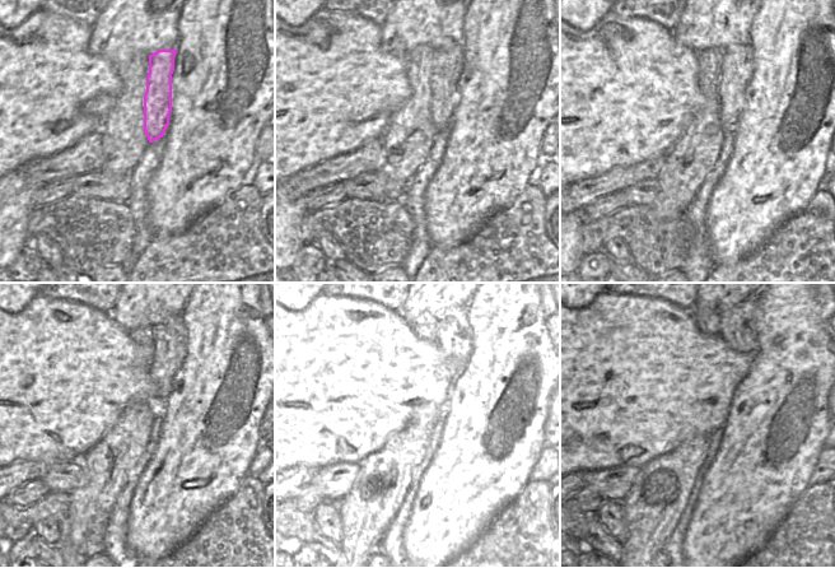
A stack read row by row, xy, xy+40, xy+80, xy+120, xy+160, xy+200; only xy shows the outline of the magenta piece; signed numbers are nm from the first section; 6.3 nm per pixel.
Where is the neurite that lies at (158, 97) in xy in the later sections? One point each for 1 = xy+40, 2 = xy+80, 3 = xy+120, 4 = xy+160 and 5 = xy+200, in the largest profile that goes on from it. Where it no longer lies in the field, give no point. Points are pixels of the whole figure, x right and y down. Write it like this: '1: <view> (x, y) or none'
1: xy+40 (448, 64)
2: xy+80 (736, 71)
3: xy+120 (169, 345)
4: xy+160 (453, 333)
5: xy+200 (737, 325)

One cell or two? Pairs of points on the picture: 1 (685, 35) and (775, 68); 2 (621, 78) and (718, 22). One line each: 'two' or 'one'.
1: two
2: two

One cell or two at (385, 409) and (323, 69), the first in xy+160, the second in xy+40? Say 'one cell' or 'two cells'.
one cell

